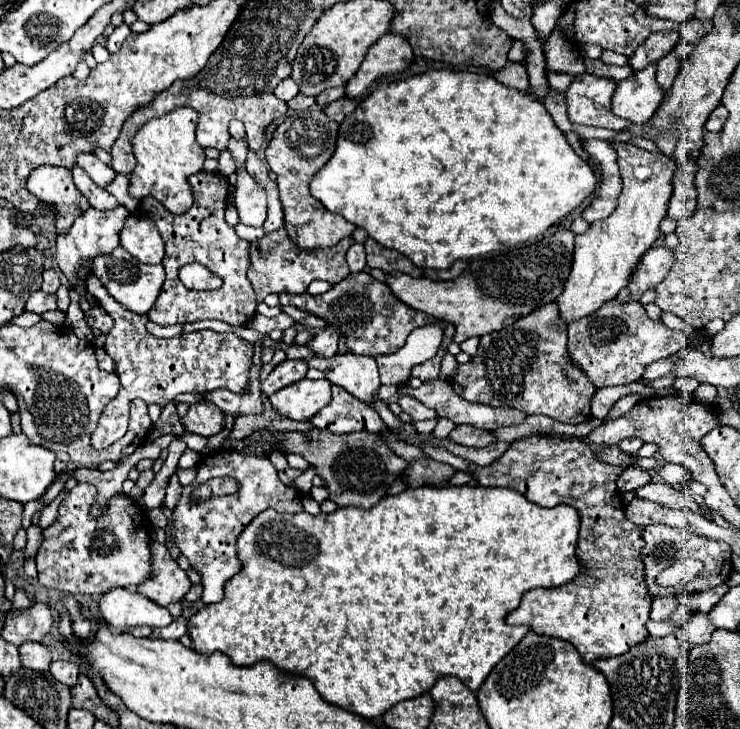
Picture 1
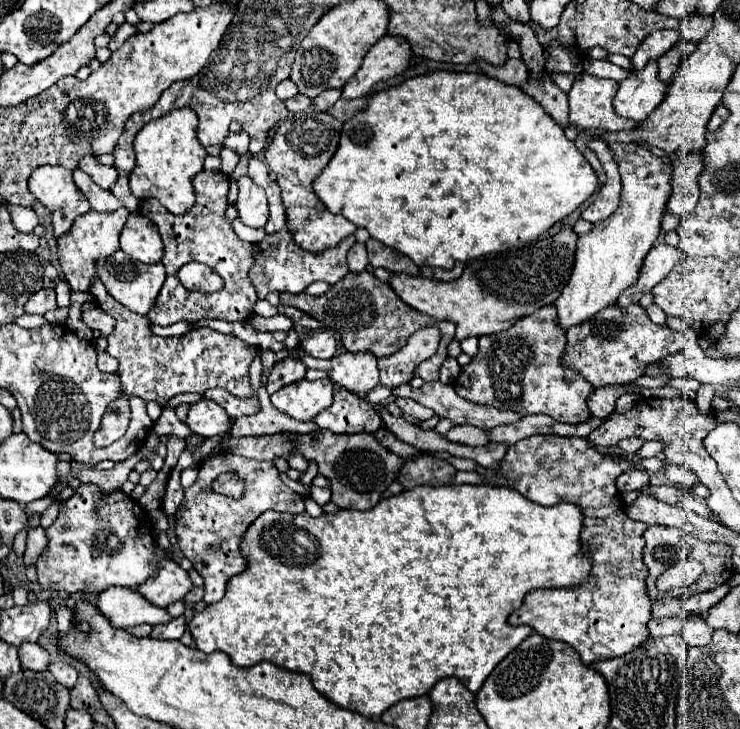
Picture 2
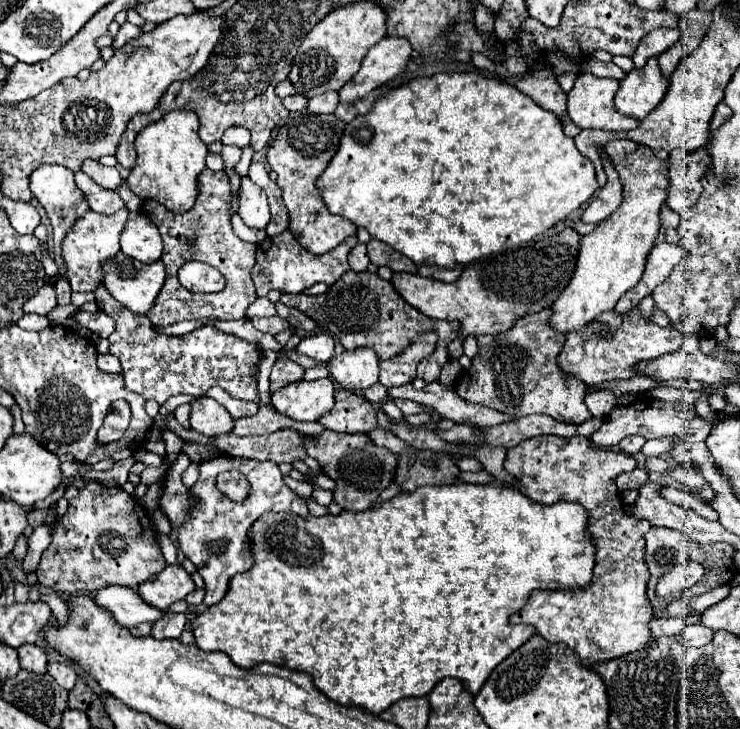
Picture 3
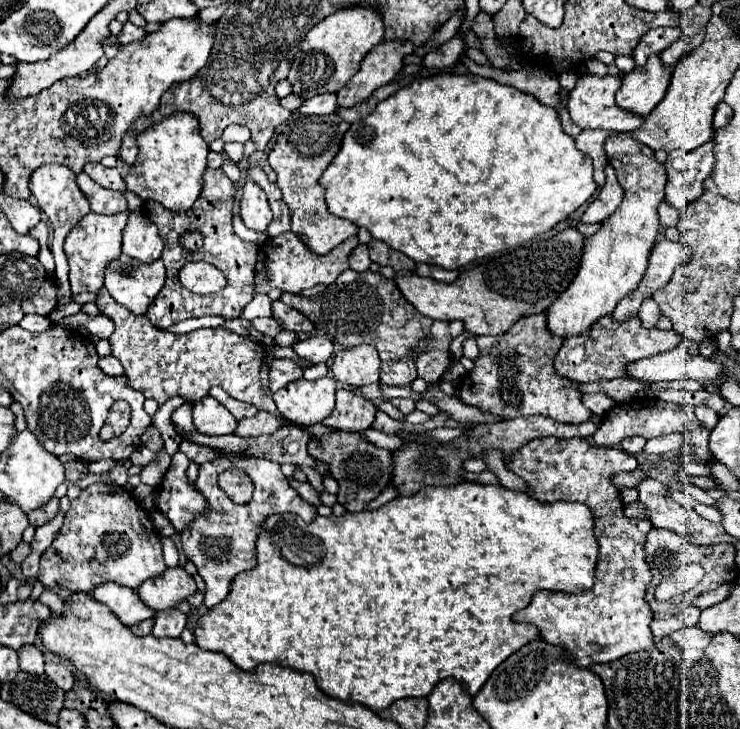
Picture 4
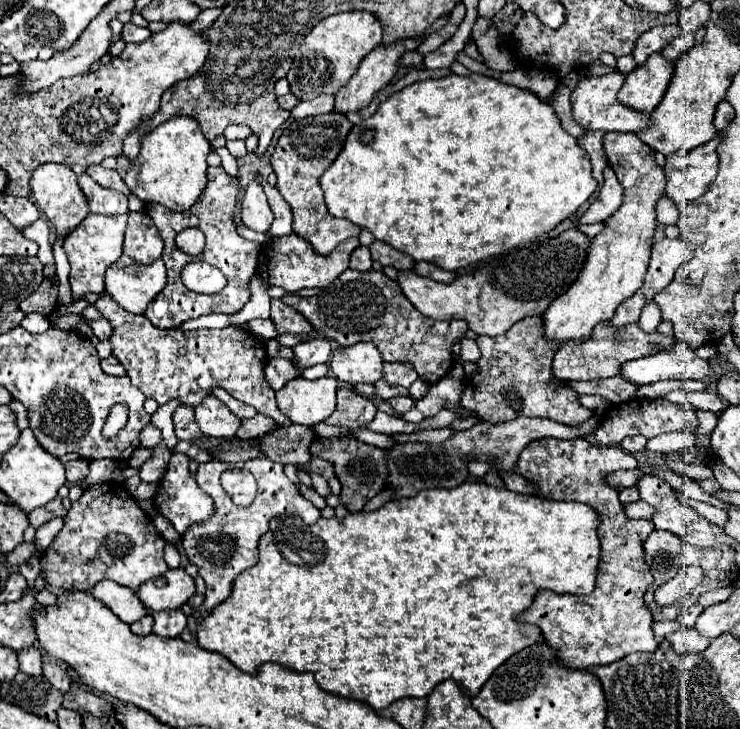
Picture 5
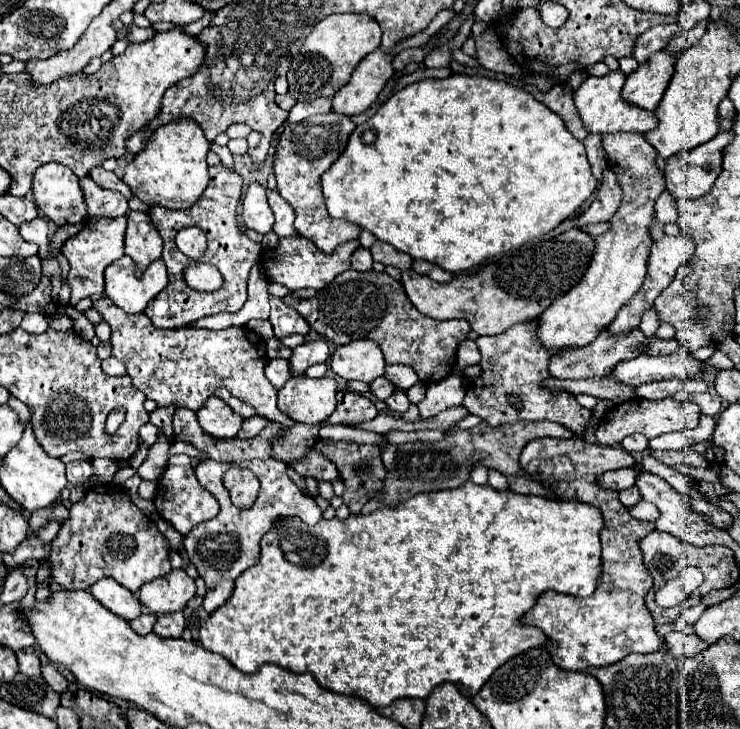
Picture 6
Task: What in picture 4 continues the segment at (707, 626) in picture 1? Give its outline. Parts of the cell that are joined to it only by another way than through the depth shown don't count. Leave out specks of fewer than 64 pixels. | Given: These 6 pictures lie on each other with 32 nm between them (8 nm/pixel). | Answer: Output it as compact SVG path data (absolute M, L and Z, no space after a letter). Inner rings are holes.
M682 628L680 632L672 634L670 636L674 640L676 646L680 646L682 650L690 650L690 648L696 648L696 650L704 650L708 644L710 644L710 636L706 632L700 632L700 628Z

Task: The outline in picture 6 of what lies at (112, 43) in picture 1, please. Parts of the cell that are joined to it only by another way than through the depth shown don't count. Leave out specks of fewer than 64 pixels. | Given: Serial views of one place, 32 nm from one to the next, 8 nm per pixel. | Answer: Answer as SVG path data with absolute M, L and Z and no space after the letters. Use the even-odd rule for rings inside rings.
M134 26L132 32L128 34L128 40L130 42L146 42L146 40L154 38L154 34L157 33L154 28L138 28L138 26Z

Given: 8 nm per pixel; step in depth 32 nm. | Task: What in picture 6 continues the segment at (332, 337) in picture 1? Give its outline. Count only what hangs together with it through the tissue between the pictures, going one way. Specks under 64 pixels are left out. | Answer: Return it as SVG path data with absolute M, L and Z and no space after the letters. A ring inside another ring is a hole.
M322 340L300 344L300 346L296 346L292 350L292 356L290 356L290 372L292 372L292 376L304 376L304 372L312 364L326 362L328 356L330 356L328 344L322 342Z

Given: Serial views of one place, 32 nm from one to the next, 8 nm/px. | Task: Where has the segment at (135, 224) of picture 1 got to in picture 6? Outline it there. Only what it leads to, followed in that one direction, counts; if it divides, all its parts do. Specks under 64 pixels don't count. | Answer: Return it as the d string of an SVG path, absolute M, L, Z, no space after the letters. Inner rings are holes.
M128 212L124 252L134 260L138 272L144 272L150 262L160 258L162 240L148 214Z

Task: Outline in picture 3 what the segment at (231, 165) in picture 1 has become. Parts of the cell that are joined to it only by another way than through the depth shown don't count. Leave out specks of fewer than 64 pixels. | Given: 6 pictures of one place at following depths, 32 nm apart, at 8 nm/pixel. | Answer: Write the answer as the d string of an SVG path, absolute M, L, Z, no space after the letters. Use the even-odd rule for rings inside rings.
M224 146L222 150L222 160L224 160L224 166L236 166L238 160L242 156L242 150L238 146Z

